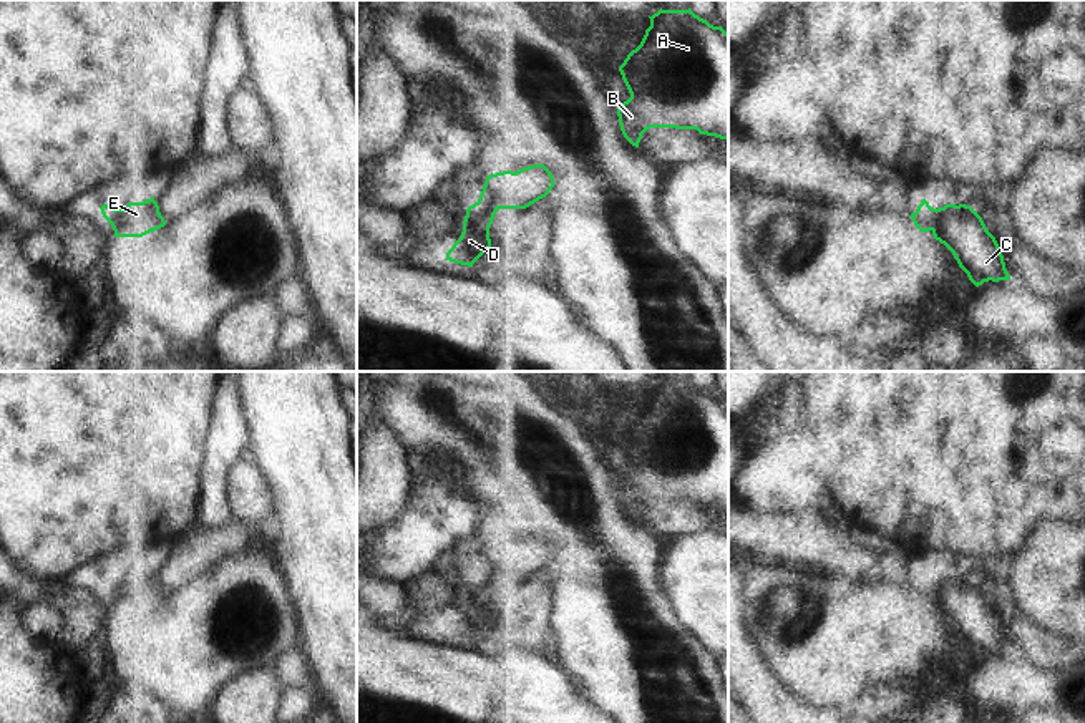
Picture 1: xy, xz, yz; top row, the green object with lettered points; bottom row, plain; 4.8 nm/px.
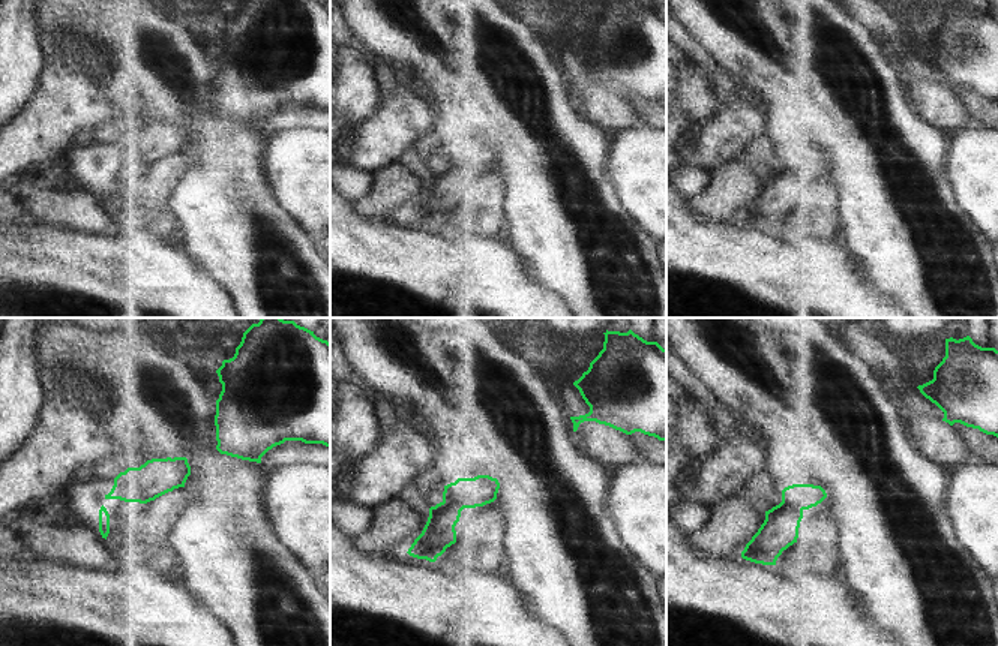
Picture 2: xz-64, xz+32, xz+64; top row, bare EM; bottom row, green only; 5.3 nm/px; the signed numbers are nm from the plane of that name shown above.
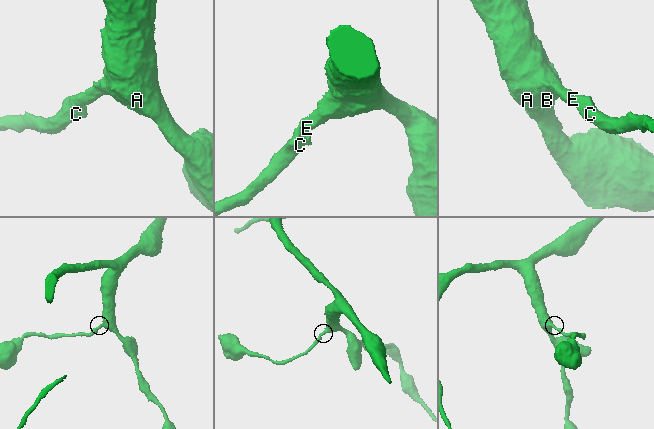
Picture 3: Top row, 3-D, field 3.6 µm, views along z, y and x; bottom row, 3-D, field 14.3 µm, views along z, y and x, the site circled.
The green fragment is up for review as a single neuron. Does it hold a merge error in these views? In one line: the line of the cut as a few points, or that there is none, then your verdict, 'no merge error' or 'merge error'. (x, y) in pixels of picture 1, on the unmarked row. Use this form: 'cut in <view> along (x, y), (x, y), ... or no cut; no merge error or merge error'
no cut; no merge error

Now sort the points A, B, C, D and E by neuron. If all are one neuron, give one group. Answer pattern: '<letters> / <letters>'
A B C D E

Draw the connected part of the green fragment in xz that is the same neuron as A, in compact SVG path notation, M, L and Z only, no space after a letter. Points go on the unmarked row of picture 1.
M659 381L650 390L650 398L640 416L632 421L624 434L619 438L622 451L630 464L630 469L624 474L617 474L617 488L624 509L635 519L642 511L642 506L650 499L675 499L675 501L697 501L700 506L715 507L728 512L728 405L722 398L713 398L707 391L688 381Z

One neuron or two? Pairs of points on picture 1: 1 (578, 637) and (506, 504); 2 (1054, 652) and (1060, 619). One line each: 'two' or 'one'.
1: one
2: two

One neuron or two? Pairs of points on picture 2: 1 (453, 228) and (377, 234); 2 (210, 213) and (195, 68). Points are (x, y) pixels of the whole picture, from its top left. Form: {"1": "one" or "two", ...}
{"1": "two", "2": "one"}

